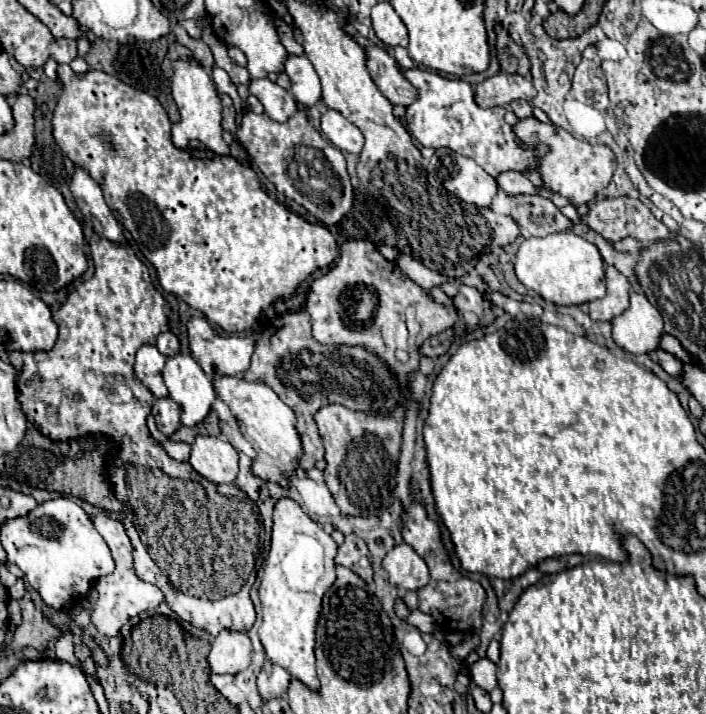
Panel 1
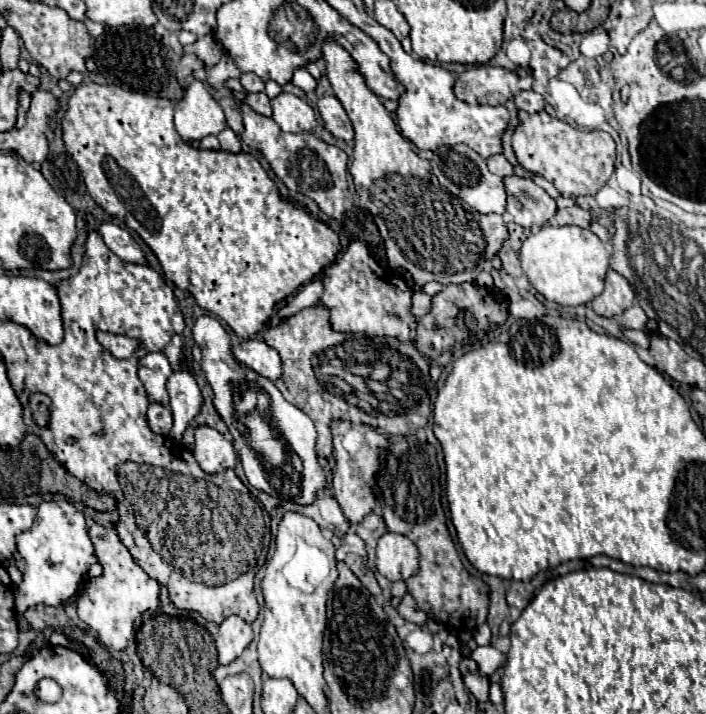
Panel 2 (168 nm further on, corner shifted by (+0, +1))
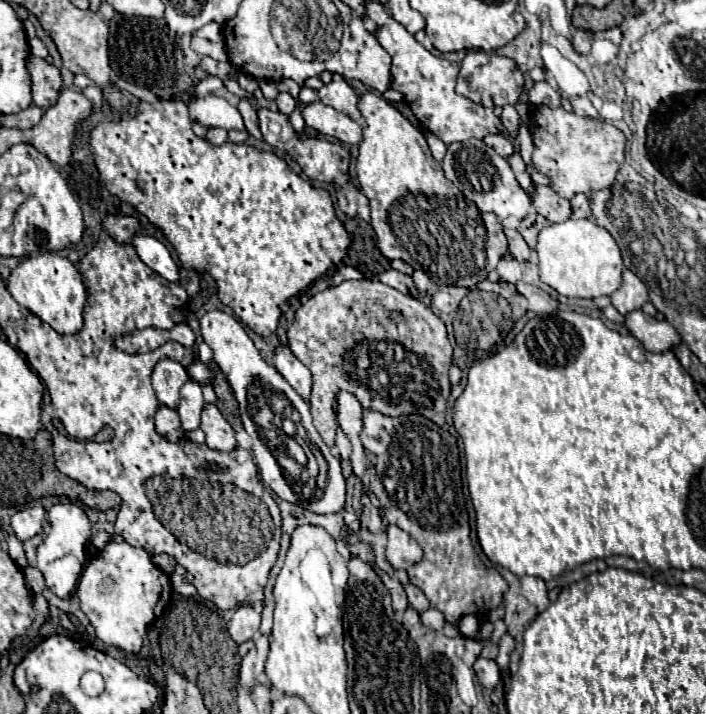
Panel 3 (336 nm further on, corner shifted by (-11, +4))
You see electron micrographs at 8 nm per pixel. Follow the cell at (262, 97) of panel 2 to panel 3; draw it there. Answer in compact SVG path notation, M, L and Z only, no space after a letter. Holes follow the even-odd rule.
M279 94L279 96L275 98L275 104L277 104L277 108L279 108L283 114L287 114L287 116L297 108L297 102L295 102L289 94Z

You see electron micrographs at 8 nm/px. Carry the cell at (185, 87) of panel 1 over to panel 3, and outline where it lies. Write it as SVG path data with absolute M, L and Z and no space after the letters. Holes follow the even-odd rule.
M205 96L195 98L189 102L191 120L199 122L201 126L209 128L223 128L223 130L243 130L243 118L235 106L231 106L221 96Z

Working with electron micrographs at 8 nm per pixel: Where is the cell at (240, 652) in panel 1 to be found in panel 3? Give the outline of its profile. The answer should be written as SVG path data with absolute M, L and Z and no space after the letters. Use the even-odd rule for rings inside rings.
M241 606L229 620L227 630L231 638L237 642L237 646L241 646L243 642L253 640L255 632L259 630L259 624L261 624L261 614L251 606Z

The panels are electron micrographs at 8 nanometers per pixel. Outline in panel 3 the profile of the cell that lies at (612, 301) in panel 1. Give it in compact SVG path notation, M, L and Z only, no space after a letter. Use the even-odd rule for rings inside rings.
M625 268L621 288L615 290L609 298L621 314L629 314L633 310L639 310L647 302L647 286L631 270Z

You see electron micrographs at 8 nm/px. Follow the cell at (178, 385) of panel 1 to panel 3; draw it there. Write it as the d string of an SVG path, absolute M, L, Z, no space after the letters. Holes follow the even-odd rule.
M187 380L181 388L181 402L177 406L177 412L181 416L181 426L185 432L191 432L199 428L199 416L205 408L201 386L195 380Z

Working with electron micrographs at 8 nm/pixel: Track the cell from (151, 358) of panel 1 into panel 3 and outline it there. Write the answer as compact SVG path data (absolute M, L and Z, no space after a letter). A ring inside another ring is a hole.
M163 358L153 368L153 388L157 392L157 398L161 404L169 408L177 408L179 404L179 390L189 380L187 370L171 358Z

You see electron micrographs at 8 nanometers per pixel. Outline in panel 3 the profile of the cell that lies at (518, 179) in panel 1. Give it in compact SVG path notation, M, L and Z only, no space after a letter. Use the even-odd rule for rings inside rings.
M495 134L495 136L485 136L483 140L487 146L491 146L501 158L509 158L515 150L513 150L513 144L503 136L503 134Z

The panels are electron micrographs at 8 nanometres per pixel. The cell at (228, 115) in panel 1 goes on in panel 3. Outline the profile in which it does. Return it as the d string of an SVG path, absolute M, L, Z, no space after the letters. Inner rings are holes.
M239 100L239 104L237 104L237 108L239 108L239 112L241 112L241 116L243 116L243 122L245 122L245 128L247 128L247 132L251 134L251 136L255 136L255 138L261 138L261 132L259 132L259 122L257 122L257 110L249 104L249 100Z

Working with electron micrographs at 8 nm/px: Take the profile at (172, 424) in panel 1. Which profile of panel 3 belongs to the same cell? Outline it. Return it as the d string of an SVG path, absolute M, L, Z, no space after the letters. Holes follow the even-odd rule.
M161 406L155 414L155 426L157 426L157 432L171 440L171 442L177 442L181 438L185 438L185 430L181 428L181 422L179 422L179 414L175 408L167 408L167 406Z

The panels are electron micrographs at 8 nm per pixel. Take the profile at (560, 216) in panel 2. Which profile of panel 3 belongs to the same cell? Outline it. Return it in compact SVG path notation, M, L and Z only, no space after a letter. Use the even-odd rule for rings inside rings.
M535 186L535 196L533 196L535 210L545 216L549 222L563 222L571 216L573 206L567 198L561 198L555 190L549 186Z

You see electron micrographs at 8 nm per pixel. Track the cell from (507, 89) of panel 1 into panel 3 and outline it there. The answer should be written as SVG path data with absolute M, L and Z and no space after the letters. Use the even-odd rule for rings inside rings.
M481 50L467 52L457 78L457 94L483 106L489 104L489 98L493 100L495 106L515 104L523 92L523 86L525 86L525 76L511 58L505 58L499 54L487 54Z

